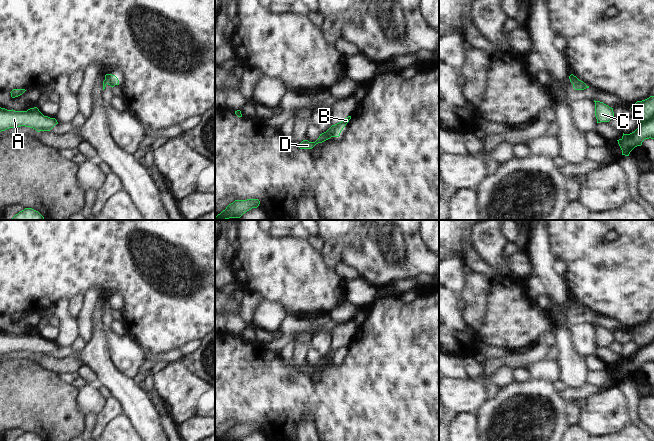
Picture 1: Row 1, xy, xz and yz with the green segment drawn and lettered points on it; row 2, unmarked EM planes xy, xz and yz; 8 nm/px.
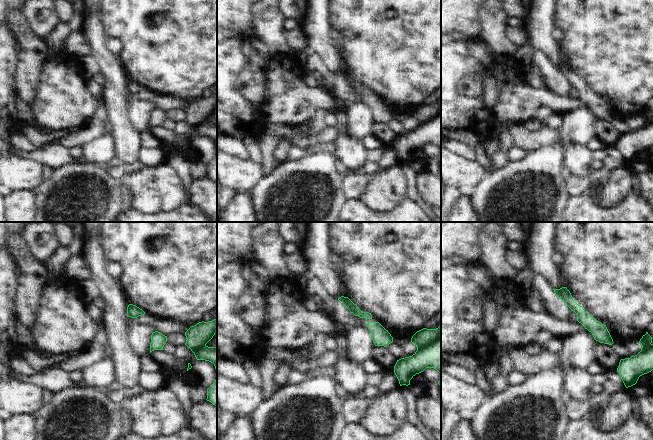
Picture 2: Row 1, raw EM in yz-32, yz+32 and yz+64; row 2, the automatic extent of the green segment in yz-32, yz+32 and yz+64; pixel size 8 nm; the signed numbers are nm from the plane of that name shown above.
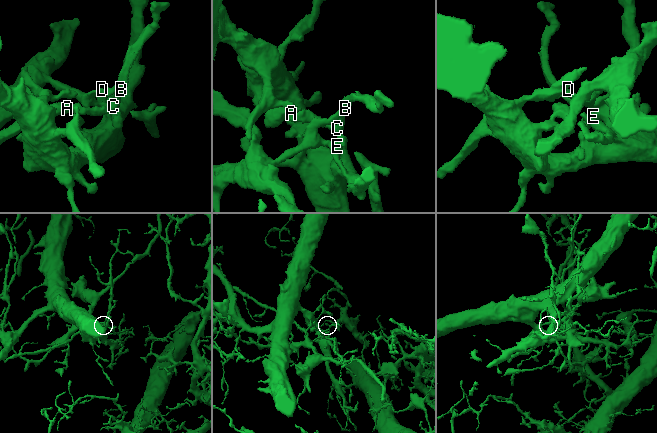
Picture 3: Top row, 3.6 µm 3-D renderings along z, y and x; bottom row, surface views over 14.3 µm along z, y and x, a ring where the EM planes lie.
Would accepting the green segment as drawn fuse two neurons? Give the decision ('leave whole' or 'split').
split

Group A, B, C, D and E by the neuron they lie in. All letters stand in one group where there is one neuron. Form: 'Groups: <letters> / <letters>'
Groups: A B C E / D

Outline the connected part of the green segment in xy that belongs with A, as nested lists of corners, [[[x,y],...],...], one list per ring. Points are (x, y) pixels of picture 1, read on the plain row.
[[[0,331],[0,356],[14,351],[30,351],[37,356],[50,355],[56,348],[55,342],[44,340],[37,331],[27,335],[7,334]]]

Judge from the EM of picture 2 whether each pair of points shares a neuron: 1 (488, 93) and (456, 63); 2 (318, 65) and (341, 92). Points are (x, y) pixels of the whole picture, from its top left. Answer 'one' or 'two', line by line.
1: two
2: one

